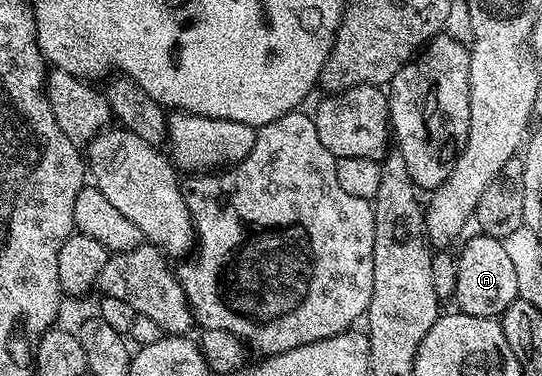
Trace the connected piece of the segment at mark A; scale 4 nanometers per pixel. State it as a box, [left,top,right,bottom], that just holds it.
[452,234,519,317]

